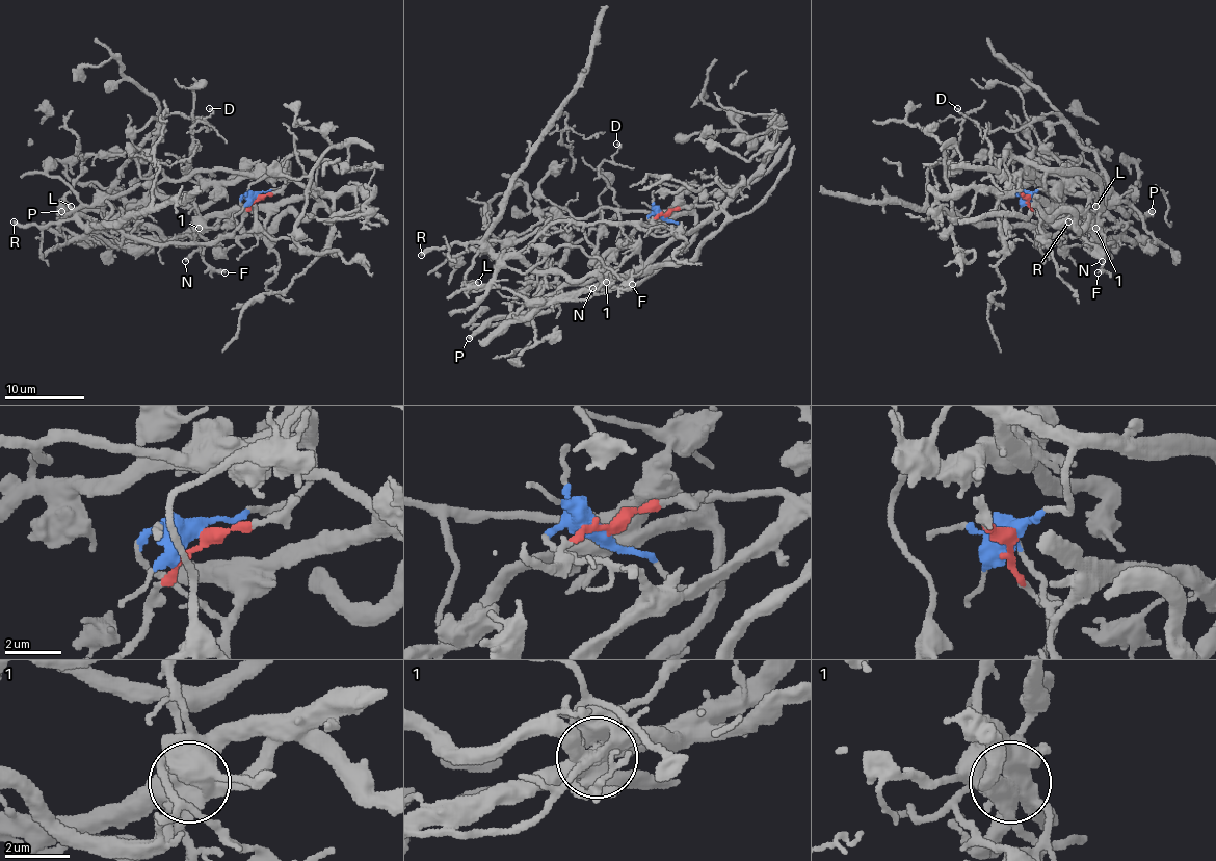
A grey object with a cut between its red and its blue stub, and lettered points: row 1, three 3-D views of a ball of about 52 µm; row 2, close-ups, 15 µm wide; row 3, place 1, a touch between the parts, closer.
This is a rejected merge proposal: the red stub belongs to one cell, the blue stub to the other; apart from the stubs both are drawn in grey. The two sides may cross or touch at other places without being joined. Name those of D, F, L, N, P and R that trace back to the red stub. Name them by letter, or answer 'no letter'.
L, R

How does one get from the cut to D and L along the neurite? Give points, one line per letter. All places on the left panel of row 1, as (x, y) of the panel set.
D: (257, 197), (241, 202), (267, 216), (201, 216), (153, 182), (153, 130), (207, 130), (209, 108)
L: (257, 197), (241, 223), (215, 240), (149, 244), (110, 225), (67, 214), (58, 218), (71, 206)

